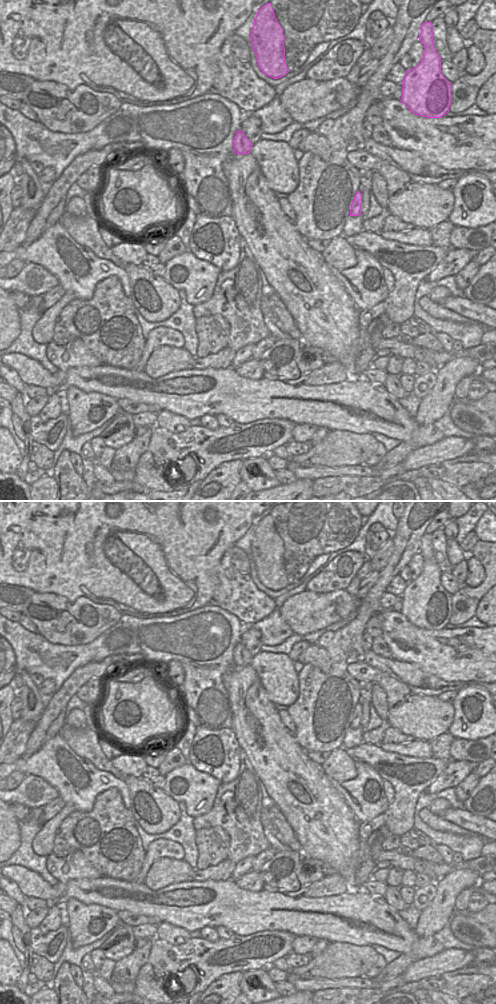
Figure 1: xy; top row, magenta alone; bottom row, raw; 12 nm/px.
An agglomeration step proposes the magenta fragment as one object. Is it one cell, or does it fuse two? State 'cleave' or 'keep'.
keep

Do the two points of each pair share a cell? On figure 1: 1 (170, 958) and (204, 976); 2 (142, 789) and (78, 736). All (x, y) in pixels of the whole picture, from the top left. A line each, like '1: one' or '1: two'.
1: one
2: one

